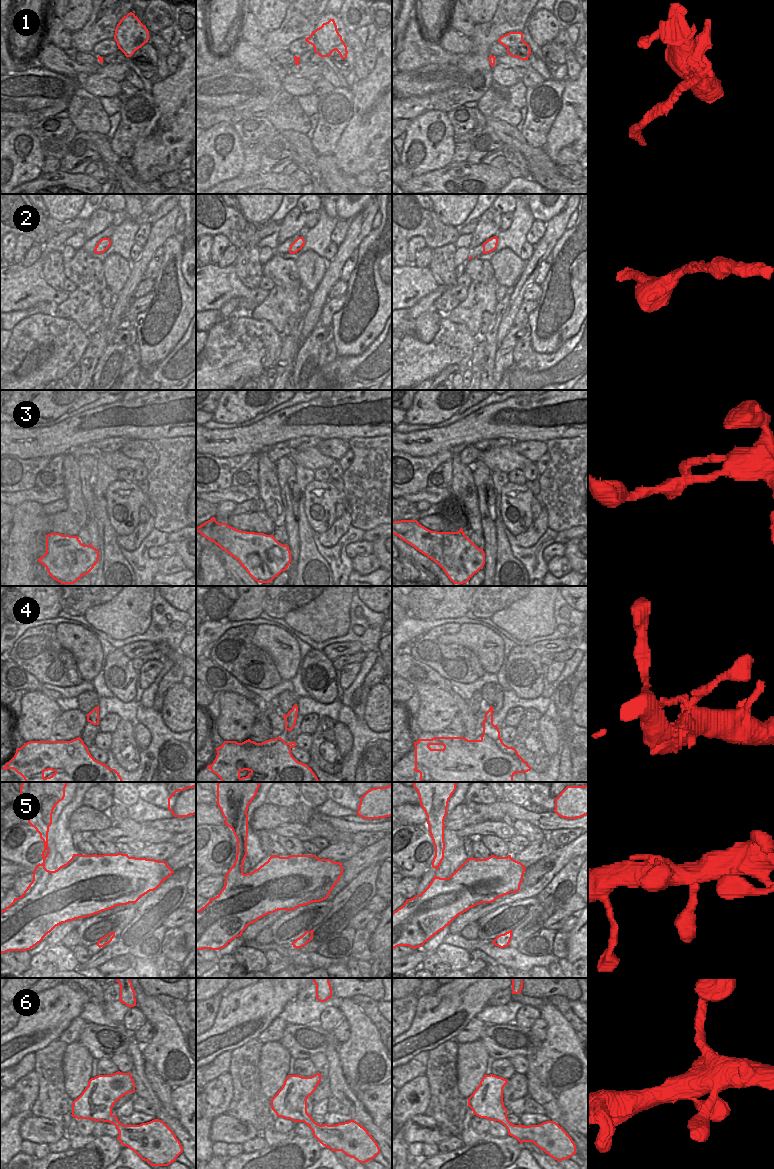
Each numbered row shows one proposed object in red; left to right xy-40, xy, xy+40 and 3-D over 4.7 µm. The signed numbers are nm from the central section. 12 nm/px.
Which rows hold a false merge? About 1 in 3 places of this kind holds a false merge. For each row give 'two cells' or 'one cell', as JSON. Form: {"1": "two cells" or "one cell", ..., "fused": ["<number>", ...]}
{"1": "two cells", "2": "one cell", "3": "one cell", "4": "two cells", "5": "one cell", "6": "one cell", "fused": ["1", "4"]}

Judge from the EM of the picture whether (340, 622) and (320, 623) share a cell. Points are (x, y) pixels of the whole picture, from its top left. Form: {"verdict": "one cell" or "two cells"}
{"verdict": "one cell"}

